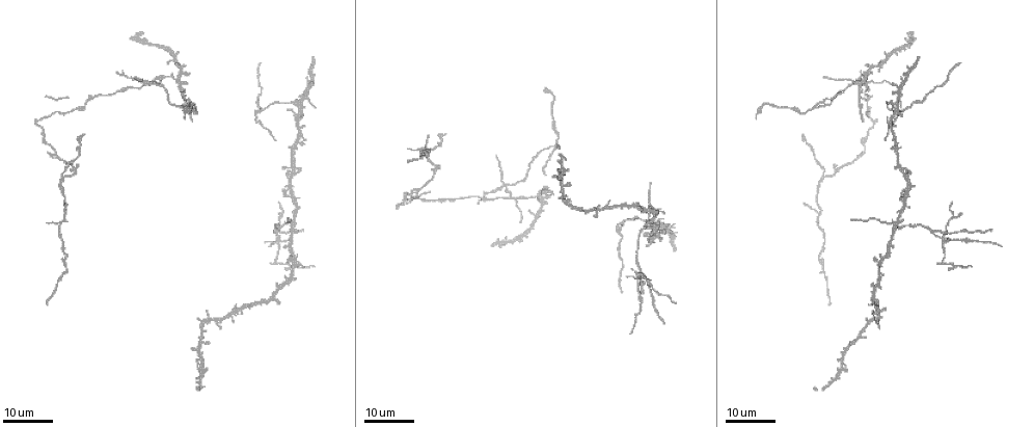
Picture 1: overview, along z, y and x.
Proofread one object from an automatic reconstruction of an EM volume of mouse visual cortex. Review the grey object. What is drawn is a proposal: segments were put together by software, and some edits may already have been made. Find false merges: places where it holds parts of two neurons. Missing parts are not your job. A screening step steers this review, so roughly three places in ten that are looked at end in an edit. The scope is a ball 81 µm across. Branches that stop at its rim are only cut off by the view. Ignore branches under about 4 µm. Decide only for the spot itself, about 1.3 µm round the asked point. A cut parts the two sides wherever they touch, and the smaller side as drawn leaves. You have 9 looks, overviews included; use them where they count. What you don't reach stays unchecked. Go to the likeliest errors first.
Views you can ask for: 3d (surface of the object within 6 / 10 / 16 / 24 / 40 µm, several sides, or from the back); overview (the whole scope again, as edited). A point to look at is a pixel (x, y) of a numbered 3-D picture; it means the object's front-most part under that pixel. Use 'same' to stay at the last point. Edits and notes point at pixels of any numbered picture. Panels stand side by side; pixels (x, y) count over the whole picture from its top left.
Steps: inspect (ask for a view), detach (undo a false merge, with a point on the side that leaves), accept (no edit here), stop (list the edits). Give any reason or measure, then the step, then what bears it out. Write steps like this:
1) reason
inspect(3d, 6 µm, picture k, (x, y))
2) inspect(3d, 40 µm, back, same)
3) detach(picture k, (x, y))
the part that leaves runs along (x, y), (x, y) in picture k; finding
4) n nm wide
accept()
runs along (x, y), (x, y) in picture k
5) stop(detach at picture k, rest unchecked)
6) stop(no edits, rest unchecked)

three-way junction
inspect(3d, 16 µm, picture 1, (890, 222))

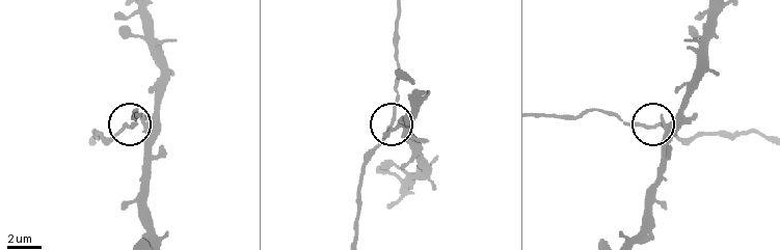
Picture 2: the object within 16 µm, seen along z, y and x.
inspect(3d, 6 µm, picture 2, (129, 127))

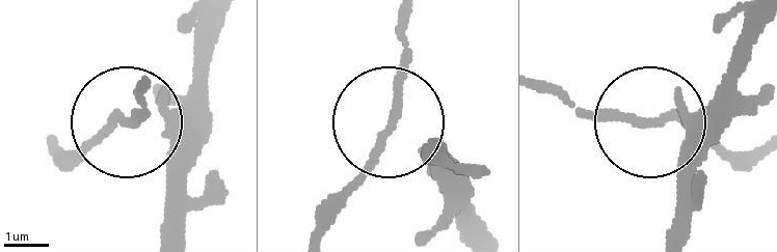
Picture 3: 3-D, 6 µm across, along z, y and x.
side arm 8 µm
accept()
runs along (757, 38), (742, 73), (697, 106), (596, 117), (541, 91) in picture 3; continuous, no second neuron

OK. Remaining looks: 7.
inspect(3d, 16 µm, picture 1, (618, 227))

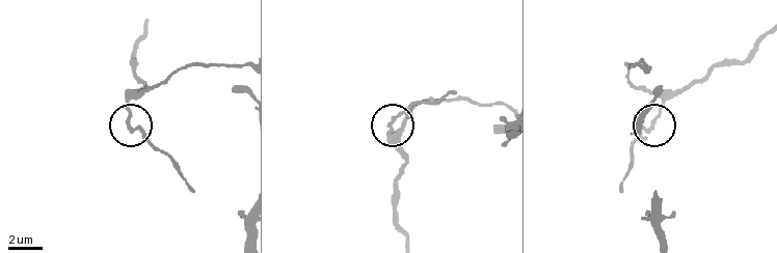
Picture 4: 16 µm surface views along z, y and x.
inspect(3d, 10 µm, picture 4, (128, 121))

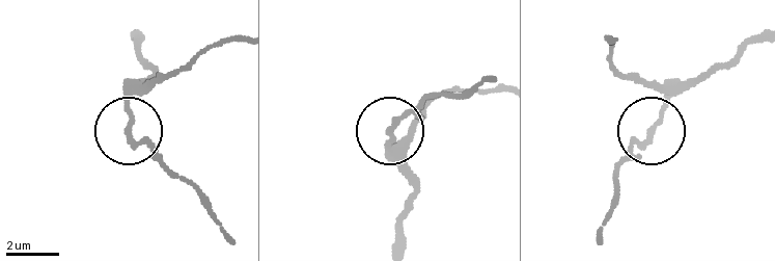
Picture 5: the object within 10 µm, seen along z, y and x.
accept()
all the same neuron

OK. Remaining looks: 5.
three-way junction
inspect(3d, 24 µm, picture 1, (275, 233))

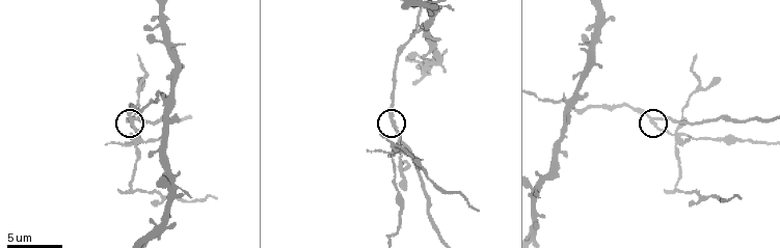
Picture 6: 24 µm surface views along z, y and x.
inspect(3d, 6 µm, picture 6, (396, 122))

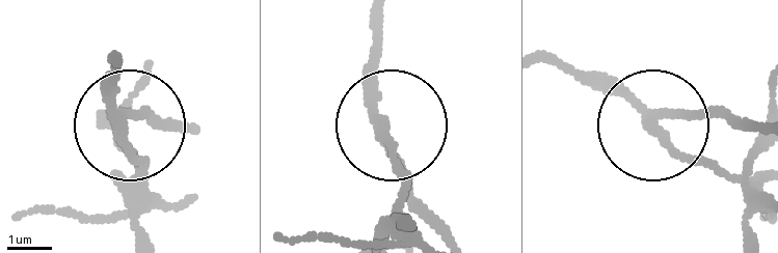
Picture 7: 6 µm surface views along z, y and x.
3 arms
detach(picture 7, (131, 161))
the part that leaves runs along (116, 112), (139, 157), (139, 231) in picture 7; a second neuron is stuck on

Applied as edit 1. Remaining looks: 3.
see it whole again
inspect(overview)

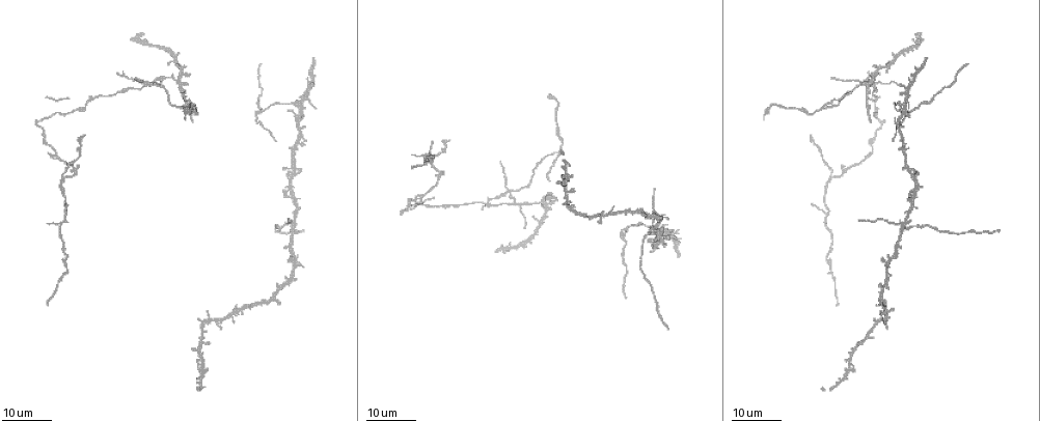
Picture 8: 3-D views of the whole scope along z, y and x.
three arms meet
inspect(3d, 16 µm, picture 8, (541, 203))

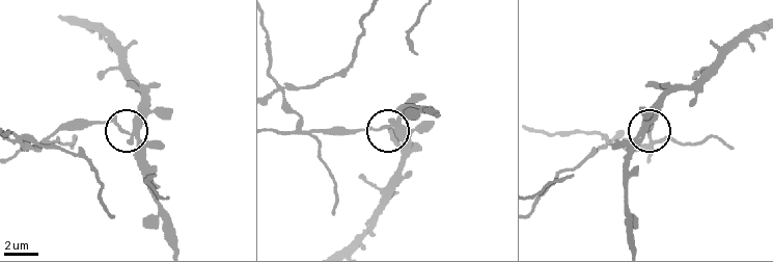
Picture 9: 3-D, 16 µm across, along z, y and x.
inspect(3d, 10 µm, picture 9, (128, 133))

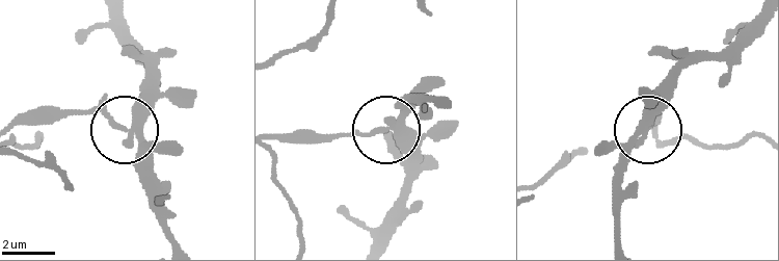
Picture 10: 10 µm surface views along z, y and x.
3 arms
detach(picture 10, (99, 110))
the part that leaves runs along (129, 130), (90, 112), (23, 112), (10, 119) in picture 10; a second neuron is stuck on

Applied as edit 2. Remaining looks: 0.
stop(detach at picture 7, detach at picture 10, rest unchecked)

